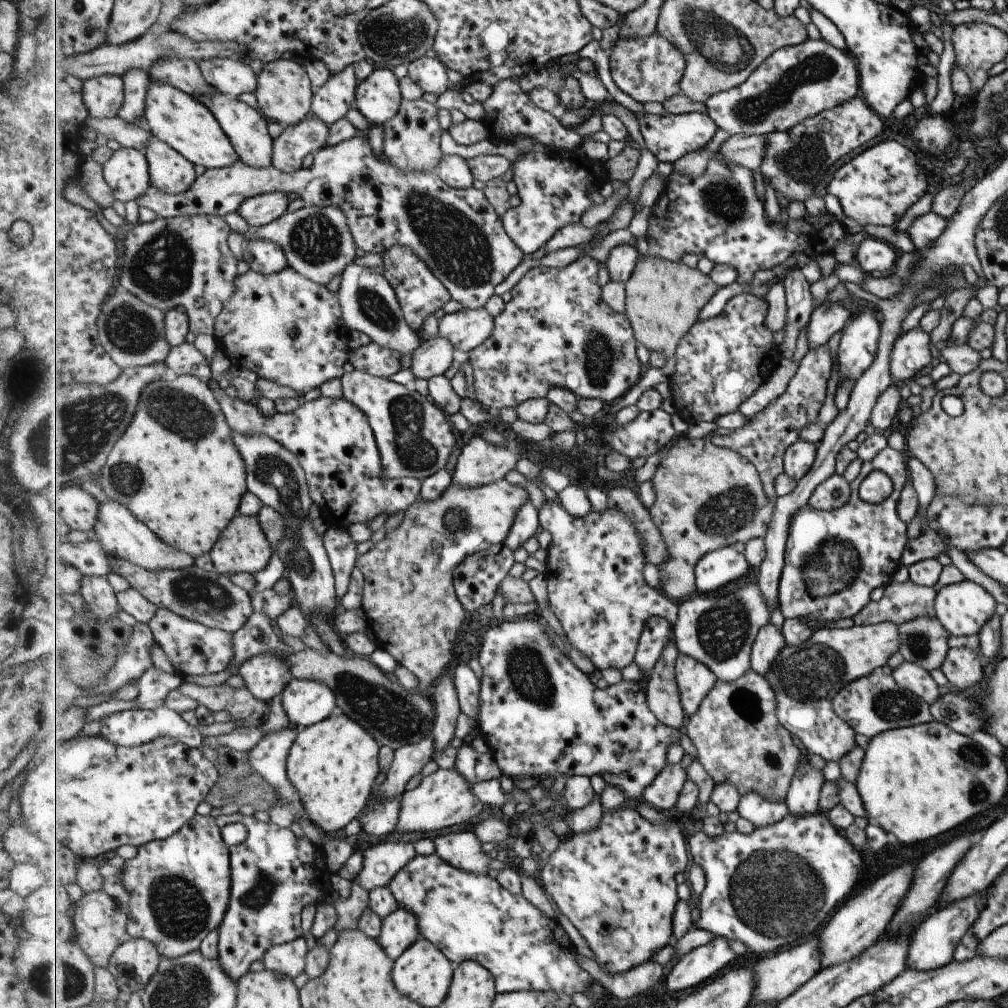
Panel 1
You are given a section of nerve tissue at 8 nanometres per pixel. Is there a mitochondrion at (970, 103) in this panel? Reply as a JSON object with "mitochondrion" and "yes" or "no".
{"mitochondrion":"no"}

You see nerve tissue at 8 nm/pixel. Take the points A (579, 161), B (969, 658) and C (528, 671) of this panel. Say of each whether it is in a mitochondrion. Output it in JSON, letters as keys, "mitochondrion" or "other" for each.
{"A":"other","B":"other","C":"mitochondrion"}

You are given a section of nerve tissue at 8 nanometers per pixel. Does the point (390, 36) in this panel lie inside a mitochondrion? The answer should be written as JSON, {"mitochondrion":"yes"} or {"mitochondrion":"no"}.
{"mitochondrion":"yes"}

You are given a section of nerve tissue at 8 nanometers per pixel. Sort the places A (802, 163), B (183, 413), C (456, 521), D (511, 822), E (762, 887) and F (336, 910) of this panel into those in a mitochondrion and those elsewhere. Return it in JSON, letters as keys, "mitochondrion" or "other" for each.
{"A":"mitochondrion","B":"mitochondrion","C":"mitochondrion","D":"other","E":"mitochondrion","F":"other"}

